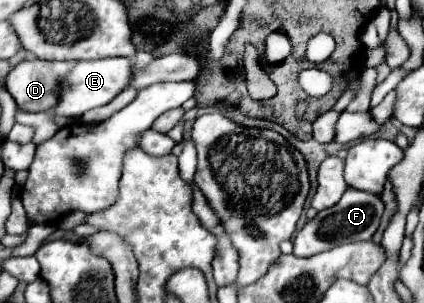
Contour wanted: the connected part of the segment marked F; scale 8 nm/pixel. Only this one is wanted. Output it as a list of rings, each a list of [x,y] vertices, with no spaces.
[[[347,187],[347,191],[343,193],[341,201],[329,209],[319,211],[311,221],[307,221],[307,225],[295,235],[293,239],[293,253],[297,257],[311,257],[317,255],[321,251],[329,251],[337,245],[345,245],[345,243],[353,243],[353,241],[365,241],[371,239],[373,233],[379,227],[383,215],[383,201],[373,195],[373,193],[365,193],[359,189],[351,189]]]

